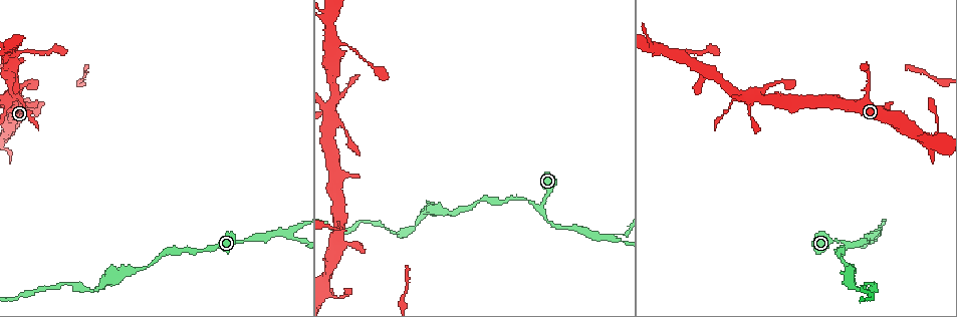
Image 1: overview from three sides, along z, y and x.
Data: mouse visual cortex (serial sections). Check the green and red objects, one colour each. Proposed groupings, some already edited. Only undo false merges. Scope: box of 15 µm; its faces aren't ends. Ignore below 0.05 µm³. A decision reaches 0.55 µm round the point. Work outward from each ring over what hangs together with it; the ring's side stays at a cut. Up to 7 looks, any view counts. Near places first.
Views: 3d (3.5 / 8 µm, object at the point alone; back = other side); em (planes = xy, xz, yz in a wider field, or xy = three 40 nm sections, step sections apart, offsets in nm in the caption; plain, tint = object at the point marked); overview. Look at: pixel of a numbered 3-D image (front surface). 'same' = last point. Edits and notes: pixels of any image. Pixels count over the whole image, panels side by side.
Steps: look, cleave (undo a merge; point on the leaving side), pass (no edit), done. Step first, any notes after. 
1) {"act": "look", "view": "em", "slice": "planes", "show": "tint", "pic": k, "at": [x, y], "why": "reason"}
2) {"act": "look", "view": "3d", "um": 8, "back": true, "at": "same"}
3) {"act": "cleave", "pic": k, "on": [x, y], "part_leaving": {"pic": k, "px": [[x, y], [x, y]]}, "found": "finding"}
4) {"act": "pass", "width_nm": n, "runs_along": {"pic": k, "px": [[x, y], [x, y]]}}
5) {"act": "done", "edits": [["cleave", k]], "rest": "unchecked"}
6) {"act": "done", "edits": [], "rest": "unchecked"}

{"act": "look", "view": "3d", "um": 3.5, "back": true, "pic": 1, "at": [849, 245], "why": "calibre changes"}

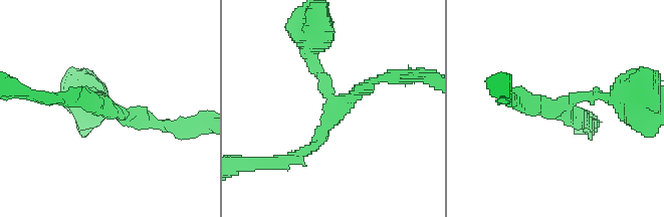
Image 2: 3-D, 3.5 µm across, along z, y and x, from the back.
{"act": "look", "view": "em", "slice": "xy", "step": 5, "show": "plain", "pic": 2, "at": [563, 108]}

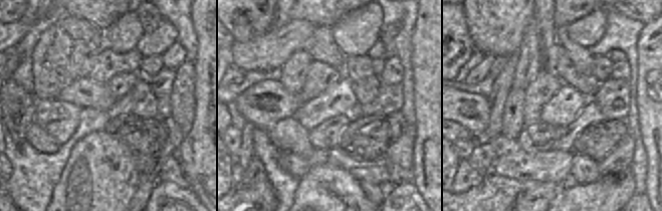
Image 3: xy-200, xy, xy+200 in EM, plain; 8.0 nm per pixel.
{"act": "look", "view": "em", "slice": "xy", "step": 5, "show": "tint", "at": "same"}

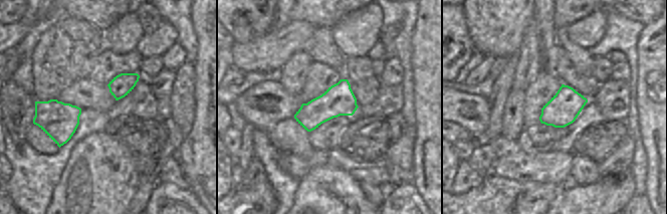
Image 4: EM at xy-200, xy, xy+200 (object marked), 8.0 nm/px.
{"act": "pass", "arm_widths_nm": [150, 200, 200], "runs_along": {"pic": 2, "px": [[84, 95], [165, 126]]}, "found": "continuous, no second cell"}

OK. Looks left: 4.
{"act": "look", "view": "3d", "um": 3.5, "pic": 1, "at": [289, 236]}

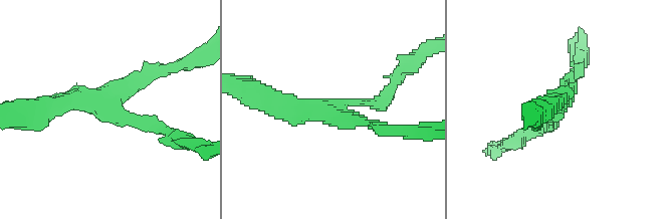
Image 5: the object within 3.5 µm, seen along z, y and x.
{"act": "look", "view": "em", "slice": "planes", "show": "tint", "pic": 5, "at": [334, 107], "arms": 3, "arm_widths_nm": [200, 200, 300], "why": "now the EM"}

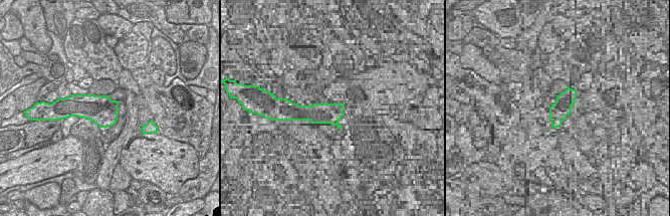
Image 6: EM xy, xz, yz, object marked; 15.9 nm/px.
{"act": "pass", "width_nm": 480, "runs_along": {"pic": 5, "px": [[46, 105], [110, 105], [160, 68]]}, "found": "one cell here"}

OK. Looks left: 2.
{"act": "look", "view": "3d", "um": 3.5, "pic": 1, "at": [332, 108], "why": "calibre changes"}

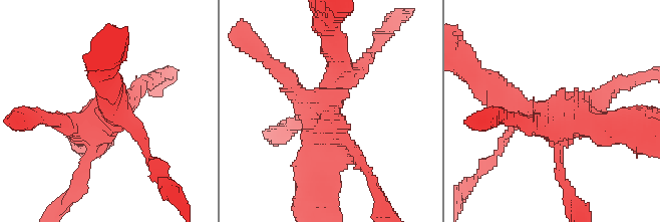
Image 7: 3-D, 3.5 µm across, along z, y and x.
{"act": "look", "view": "em", "slice": "xy", "step": 1, "show": "tint", "pic": 7, "at": [558, 121]}

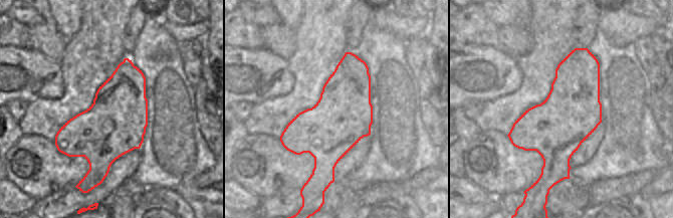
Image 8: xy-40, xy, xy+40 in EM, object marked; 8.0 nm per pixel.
{"act": "pass", "runs_along": {"pic": 7, "px": [[624, 126], [555, 123], [503, 95]]}, "found": "continuous, no second cell"}

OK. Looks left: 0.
{"act": "done", "edits": [], "rest": "unchecked"}

